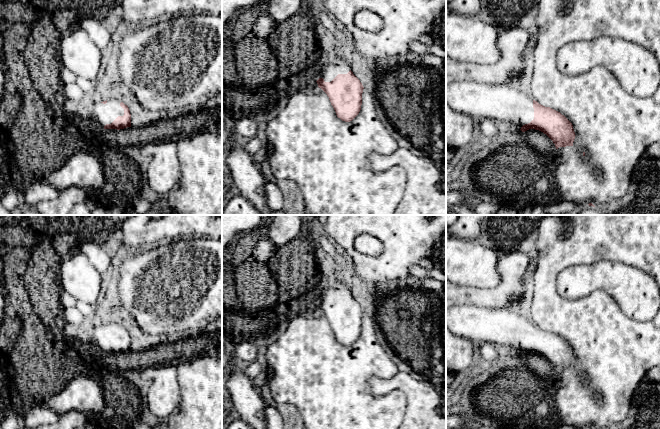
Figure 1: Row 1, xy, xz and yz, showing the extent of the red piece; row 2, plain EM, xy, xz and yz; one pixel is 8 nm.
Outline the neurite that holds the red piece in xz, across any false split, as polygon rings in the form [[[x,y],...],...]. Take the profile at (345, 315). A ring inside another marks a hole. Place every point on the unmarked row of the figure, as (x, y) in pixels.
[[[336,266],[335,273],[329,276],[328,286],[318,297],[320,302],[316,306],[329,321],[337,341],[350,346],[361,334],[364,311],[346,283],[338,278],[338,270]]]

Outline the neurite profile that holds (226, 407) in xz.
[[[222,392],[222,424],[223,424],[225,417],[229,414],[230,409],[231,409],[231,406],[229,404],[224,392]]]

